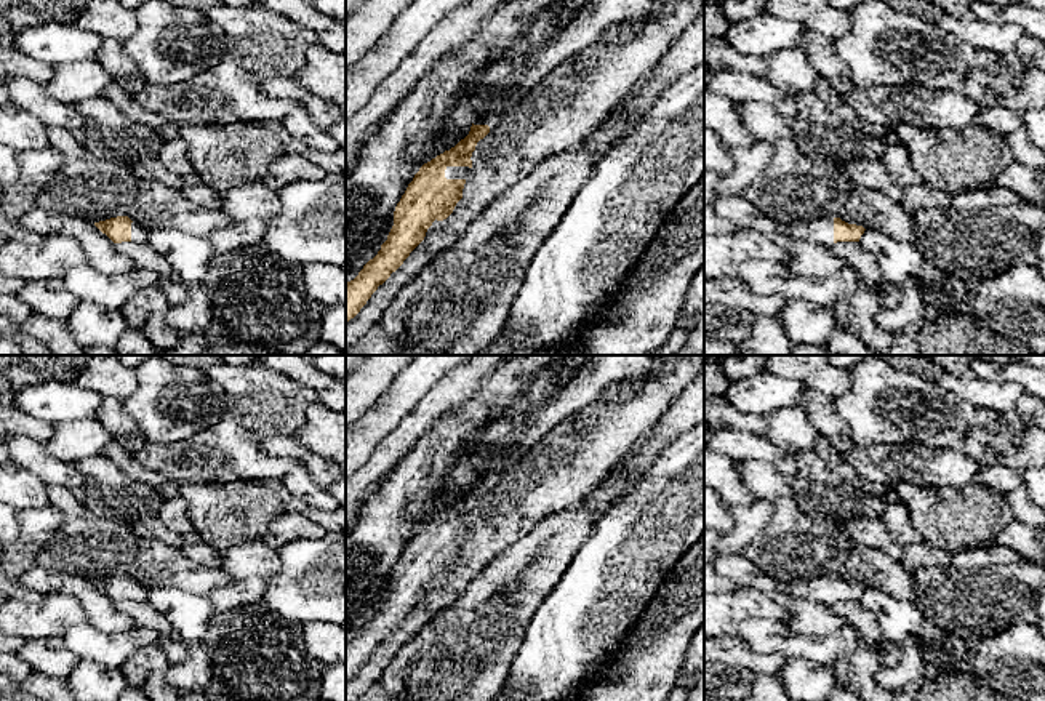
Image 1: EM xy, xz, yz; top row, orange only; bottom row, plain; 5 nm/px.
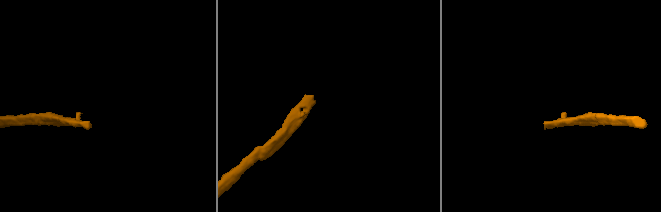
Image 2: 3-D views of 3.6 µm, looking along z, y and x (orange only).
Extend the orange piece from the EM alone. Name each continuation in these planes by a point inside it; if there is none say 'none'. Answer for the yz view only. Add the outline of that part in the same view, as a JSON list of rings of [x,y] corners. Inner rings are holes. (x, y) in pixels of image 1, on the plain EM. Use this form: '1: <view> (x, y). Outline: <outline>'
1: yz (820, 589). Outline: [[[834,575],[800,578],[783,586],[787,595],[821,602],[827,607],[834,603]]]

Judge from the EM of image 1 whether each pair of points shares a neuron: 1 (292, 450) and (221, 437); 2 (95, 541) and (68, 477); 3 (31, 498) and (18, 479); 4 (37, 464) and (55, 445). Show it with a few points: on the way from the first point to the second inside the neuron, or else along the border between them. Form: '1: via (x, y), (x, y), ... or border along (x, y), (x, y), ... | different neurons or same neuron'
1: border along (258, 440), (258, 445), (268, 453), (295, 458) | different neurons
2: border along (88, 477), (77, 487), (60, 487) | different neurons
3: via (26, 493), (18, 484) | same neuron
4: border along (44, 444), (55, 456), (74, 463) | different neurons

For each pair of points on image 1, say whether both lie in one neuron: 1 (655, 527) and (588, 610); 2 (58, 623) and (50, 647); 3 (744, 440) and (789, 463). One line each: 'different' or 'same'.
1: same
2: different
3: same

